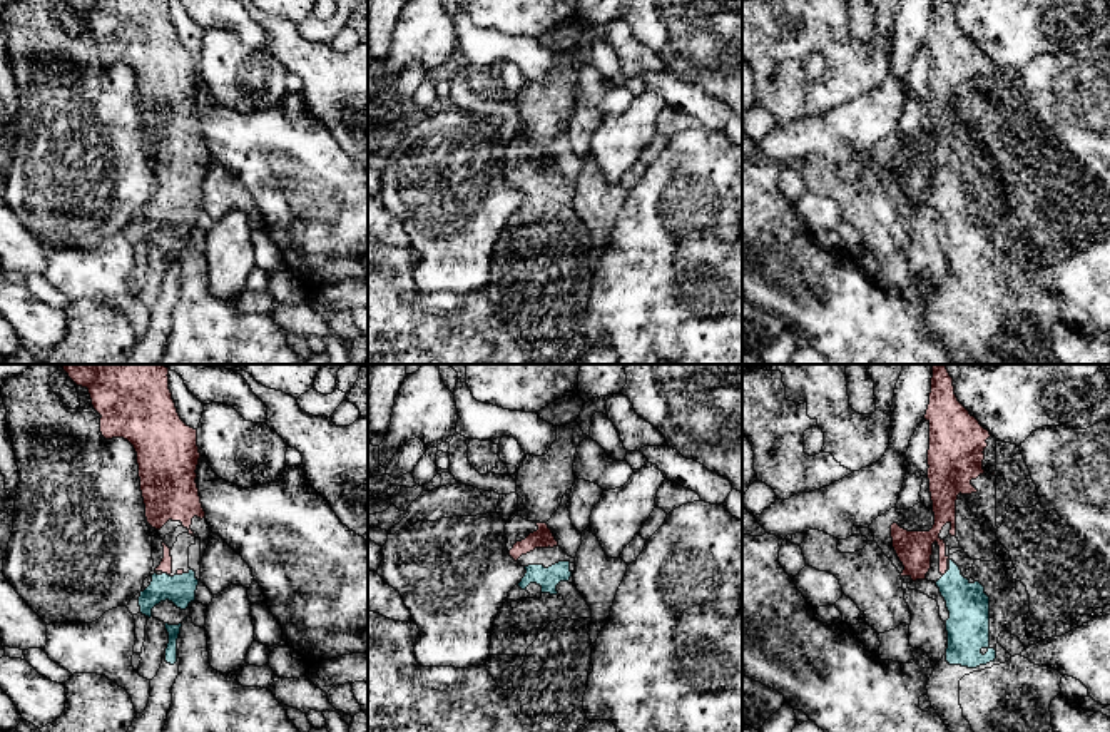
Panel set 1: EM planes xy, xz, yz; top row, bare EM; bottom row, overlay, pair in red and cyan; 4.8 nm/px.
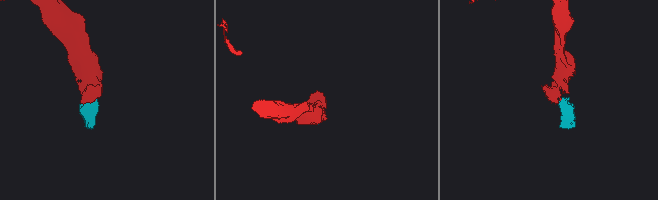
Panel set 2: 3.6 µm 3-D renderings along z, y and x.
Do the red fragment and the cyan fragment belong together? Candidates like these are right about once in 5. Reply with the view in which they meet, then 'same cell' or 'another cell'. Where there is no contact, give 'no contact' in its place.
xy | same cell

